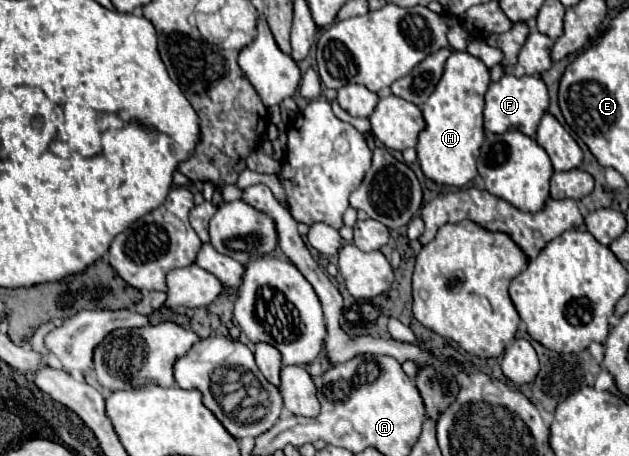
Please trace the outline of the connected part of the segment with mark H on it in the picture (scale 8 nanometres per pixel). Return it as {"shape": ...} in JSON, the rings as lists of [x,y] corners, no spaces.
{"shape":[[[452,52],[446,60],[444,76],[432,96],[422,104],[426,128],[418,134],[418,162],[426,178],[446,186],[466,186],[476,174],[476,160],[484,142],[482,108],[490,84],[488,68],[468,52]]]}

